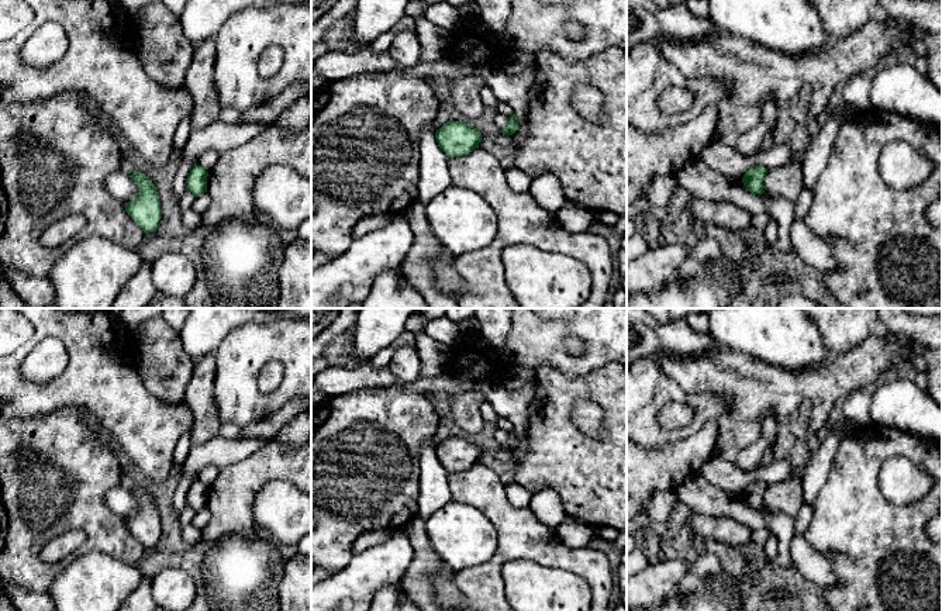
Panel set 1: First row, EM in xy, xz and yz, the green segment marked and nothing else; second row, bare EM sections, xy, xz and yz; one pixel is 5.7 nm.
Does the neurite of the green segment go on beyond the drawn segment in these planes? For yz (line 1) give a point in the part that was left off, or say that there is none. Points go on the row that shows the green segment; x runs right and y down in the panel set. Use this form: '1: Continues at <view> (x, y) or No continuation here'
1: No continuation here

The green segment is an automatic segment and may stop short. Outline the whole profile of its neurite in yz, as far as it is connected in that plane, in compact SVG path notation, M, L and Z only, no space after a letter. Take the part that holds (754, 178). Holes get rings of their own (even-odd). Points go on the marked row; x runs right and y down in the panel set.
M763 166L749 168L742 177L742 183L748 191L752 194L762 194L763 190L763 180L769 170Z

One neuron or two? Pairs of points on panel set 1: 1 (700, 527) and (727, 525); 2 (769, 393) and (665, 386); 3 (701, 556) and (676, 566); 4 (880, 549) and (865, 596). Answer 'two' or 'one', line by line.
1: one
2: two
3: two
4: one

